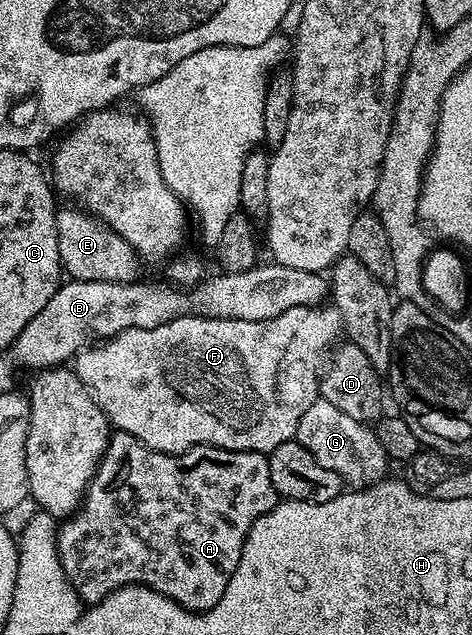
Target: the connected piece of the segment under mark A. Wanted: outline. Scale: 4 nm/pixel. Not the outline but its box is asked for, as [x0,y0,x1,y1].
[56,432,278,613]

